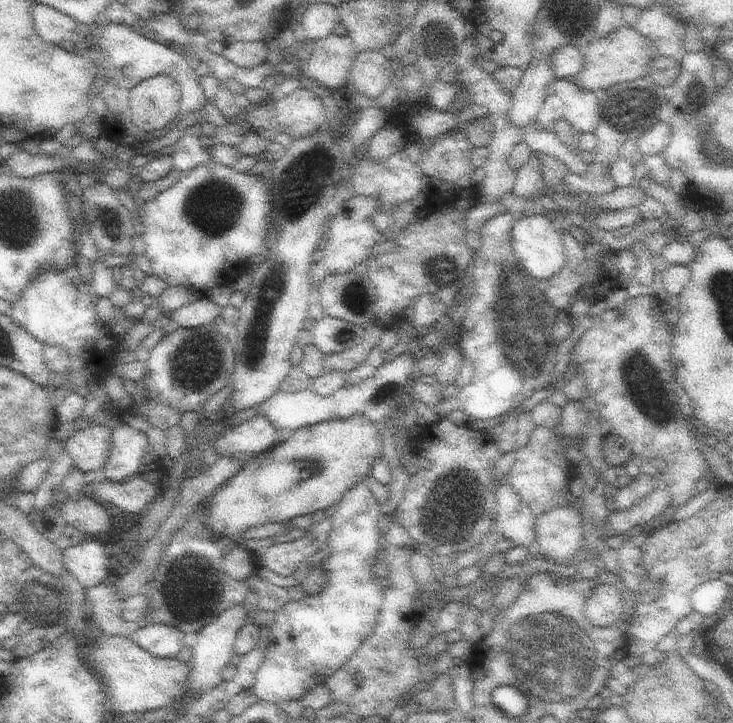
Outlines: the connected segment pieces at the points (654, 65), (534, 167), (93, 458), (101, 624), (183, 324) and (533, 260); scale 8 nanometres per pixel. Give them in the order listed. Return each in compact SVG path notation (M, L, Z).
M623 24L621 28L607 34L605 38L595 36L591 40L591 44L585 50L585 68L577 78L573 78L573 84L589 92L595 92L595 90L605 92L617 84L641 80L647 76L651 76L661 88L669 90L669 86L673 86L677 76L681 76L681 60L659 56L657 46L653 46L653 42L647 36L641 36L637 28Z
M533 152L531 158L517 170L513 196L529 200L529 198L541 196L545 188L547 186L545 186L545 178L541 176L541 164L537 160L537 152Z
M103 424L87 426L65 442L65 452L81 472L99 472L105 468L111 452L111 432Z
M97 584L93 588L87 588L85 594L87 594L89 606L93 608L93 614L91 614L93 626L109 636L123 636L123 626L121 626L123 600L117 598L115 586Z
M207 296L199 298L193 304L187 304L179 308L171 320L177 322L179 328L199 328L199 326L215 326L215 322L221 318L221 306L213 304Z
M533 214L527 218L521 218L511 228L511 250L519 264L519 268L533 276L535 280L549 280L553 274L557 274L565 266L565 250L563 250L563 230L559 230L545 214Z

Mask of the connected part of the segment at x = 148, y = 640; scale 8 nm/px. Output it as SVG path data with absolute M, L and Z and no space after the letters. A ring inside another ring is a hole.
M159 622L139 624L131 632L129 640L133 640L133 644L137 644L149 656L161 658L161 660L171 660L185 648L183 632Z

